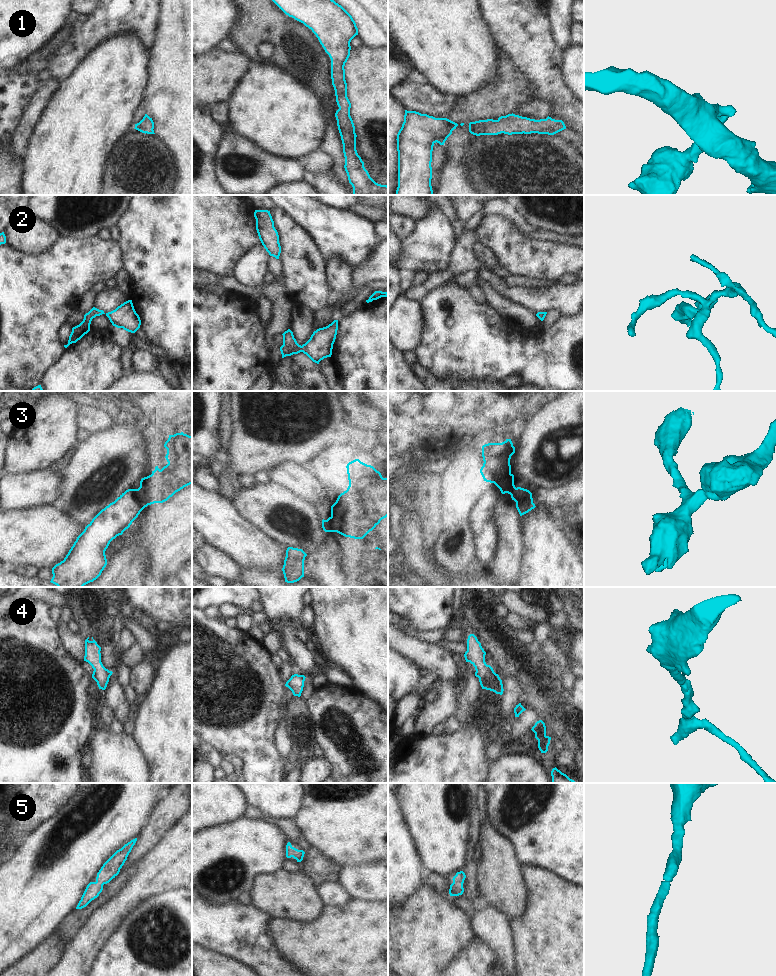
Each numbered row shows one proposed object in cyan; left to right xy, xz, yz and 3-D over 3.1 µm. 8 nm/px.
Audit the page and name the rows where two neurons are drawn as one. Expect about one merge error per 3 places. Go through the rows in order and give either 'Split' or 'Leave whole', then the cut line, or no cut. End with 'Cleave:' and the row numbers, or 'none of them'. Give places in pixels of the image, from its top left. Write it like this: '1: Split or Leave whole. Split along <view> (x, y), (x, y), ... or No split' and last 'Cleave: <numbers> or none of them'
1: Leave whole. No split
2: Leave whole. No split
3: Split. Split along yz (524, 489), (517, 494), (520, 500), (516, 502)
4: Leave whole. No split
5: Leave whole. No split
Cleave: 3.

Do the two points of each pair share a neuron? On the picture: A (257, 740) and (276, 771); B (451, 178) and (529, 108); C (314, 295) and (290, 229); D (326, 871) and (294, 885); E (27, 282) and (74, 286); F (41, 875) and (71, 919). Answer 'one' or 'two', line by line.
A: one
B: two
C: one
D: two
E: one
F: two

